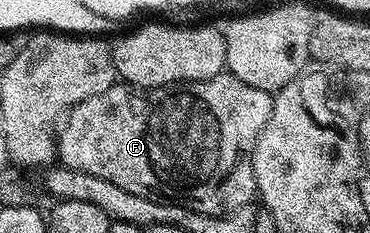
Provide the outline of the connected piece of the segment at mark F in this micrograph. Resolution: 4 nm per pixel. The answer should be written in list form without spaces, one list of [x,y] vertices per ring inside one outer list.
[[[228,70],[207,80],[191,80],[189,84],[171,84],[168,88],[143,90],[125,82],[116,82],[108,90],[74,105],[69,112],[65,113],[64,123],[61,125],[62,133],[59,131],[56,136],[56,156],[63,165],[84,170],[88,174],[96,174],[96,178],[108,178],[108,182],[130,191],[131,194],[152,196],[156,200],[168,200],[171,204],[183,204],[186,208],[196,210],[200,214],[222,216],[225,212],[247,207],[251,203],[250,199],[255,199],[254,151],[262,128],[272,114],[273,105],[274,96],[271,93],[256,90],[256,86],[248,86],[248,82],[240,82],[240,78],[236,78]]]

